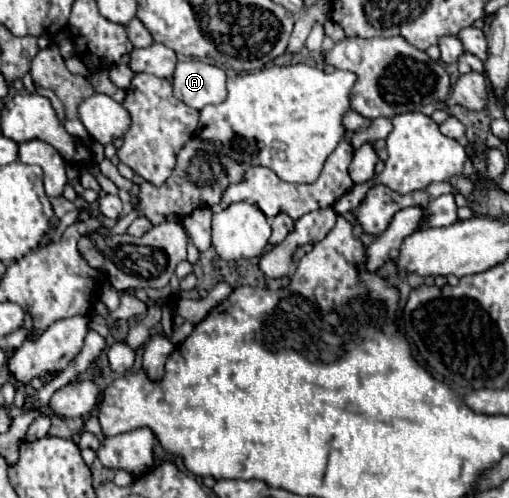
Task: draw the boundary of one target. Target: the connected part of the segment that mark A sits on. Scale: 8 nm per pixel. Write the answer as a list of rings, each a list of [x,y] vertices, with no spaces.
[[[184,60],[176,64],[172,86],[178,100],[202,110],[206,104],[220,104],[226,98],[226,72],[202,60]]]

